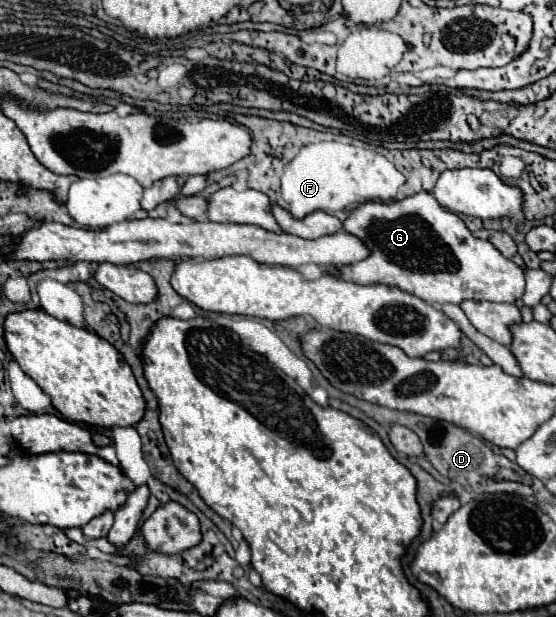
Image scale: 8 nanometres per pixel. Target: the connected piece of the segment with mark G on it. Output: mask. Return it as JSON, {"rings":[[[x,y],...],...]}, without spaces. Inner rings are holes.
{"rings":[[[428,192],[414,194],[410,198],[404,198],[400,202],[366,202],[360,208],[352,210],[352,214],[344,220],[344,230],[358,236],[372,254],[356,264],[342,266],[336,270],[340,278],[346,278],[356,284],[374,284],[382,282],[388,286],[398,286],[428,304],[460,304],[466,300],[490,300],[490,302],[516,302],[522,298],[526,280],[524,270],[516,266],[512,260],[504,258],[488,240],[478,240],[470,234],[470,230],[464,226],[464,222],[444,210],[436,198]]]}

